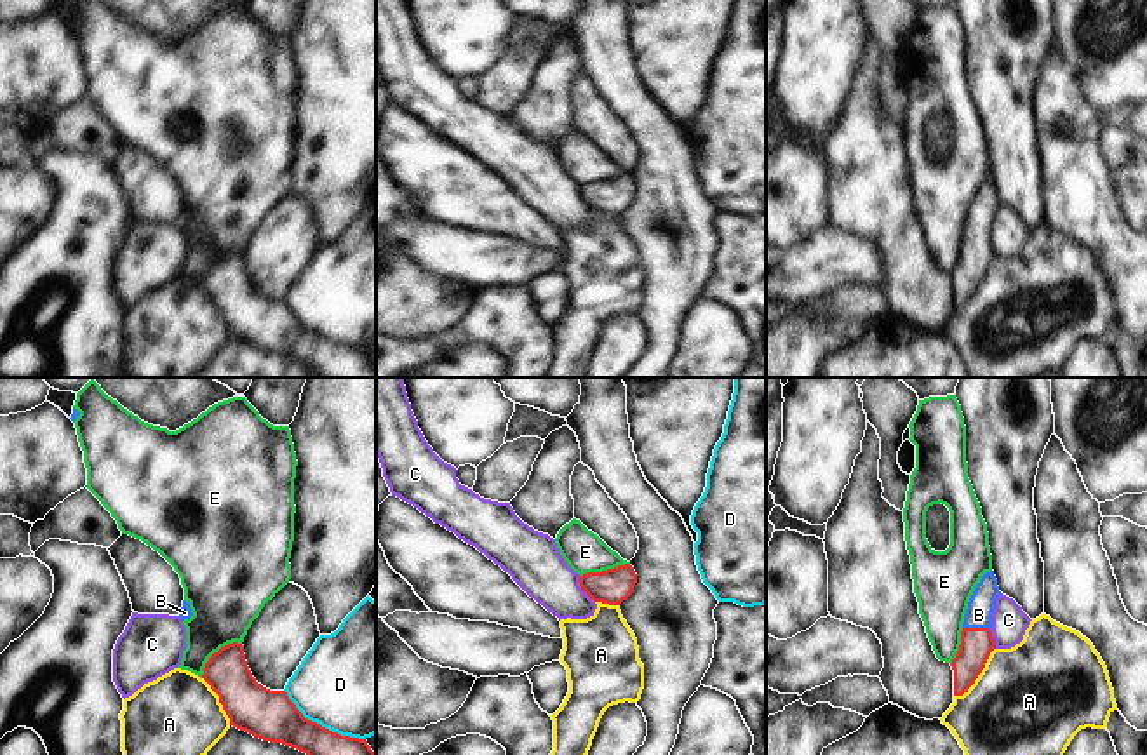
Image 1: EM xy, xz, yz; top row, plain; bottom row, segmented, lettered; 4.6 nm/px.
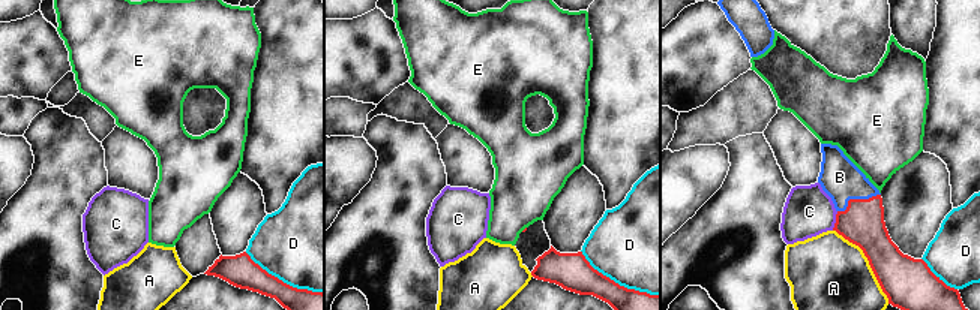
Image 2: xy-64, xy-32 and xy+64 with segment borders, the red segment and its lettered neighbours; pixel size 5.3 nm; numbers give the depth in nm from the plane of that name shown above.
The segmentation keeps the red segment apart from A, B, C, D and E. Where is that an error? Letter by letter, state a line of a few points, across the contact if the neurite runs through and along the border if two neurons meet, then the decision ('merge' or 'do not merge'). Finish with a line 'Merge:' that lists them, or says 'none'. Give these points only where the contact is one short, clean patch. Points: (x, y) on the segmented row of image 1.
A: do not merge
B: yz (977, 644), (977, 628), (979, 614) | merge
C: xz (578, 576), (580, 588), (594, 602) | do not merge
D: do not merge
E: xy (241, 642), (221, 646), (209, 658), (201, 677) | do not merge
Merge: B

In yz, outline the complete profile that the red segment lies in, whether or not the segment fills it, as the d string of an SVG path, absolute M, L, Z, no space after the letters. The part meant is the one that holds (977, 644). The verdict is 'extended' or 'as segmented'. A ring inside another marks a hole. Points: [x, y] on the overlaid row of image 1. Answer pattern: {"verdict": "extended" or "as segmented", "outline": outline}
{"verdict": "extended", "outline": "M990 571L982 576L968 602L961 631L961 645L950 663L954 670L954 696L968 692L985 668L990 652L996 649L990 628L999 593L997 579L994 571Z"}

